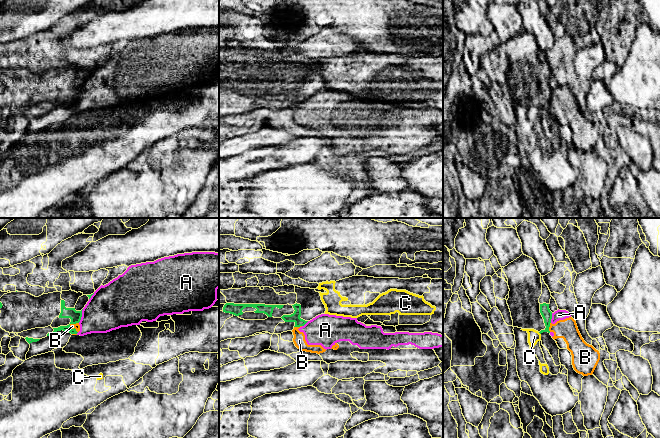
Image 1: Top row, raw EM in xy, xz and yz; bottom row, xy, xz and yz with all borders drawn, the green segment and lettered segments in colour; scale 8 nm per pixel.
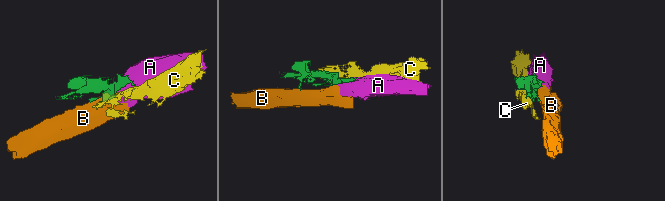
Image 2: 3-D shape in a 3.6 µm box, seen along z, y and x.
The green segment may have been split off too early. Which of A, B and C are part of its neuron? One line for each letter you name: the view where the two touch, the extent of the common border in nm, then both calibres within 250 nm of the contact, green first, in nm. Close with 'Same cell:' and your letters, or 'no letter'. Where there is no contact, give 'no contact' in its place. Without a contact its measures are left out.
Same cell: no letter

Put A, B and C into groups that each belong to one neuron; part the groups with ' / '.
A B / C

